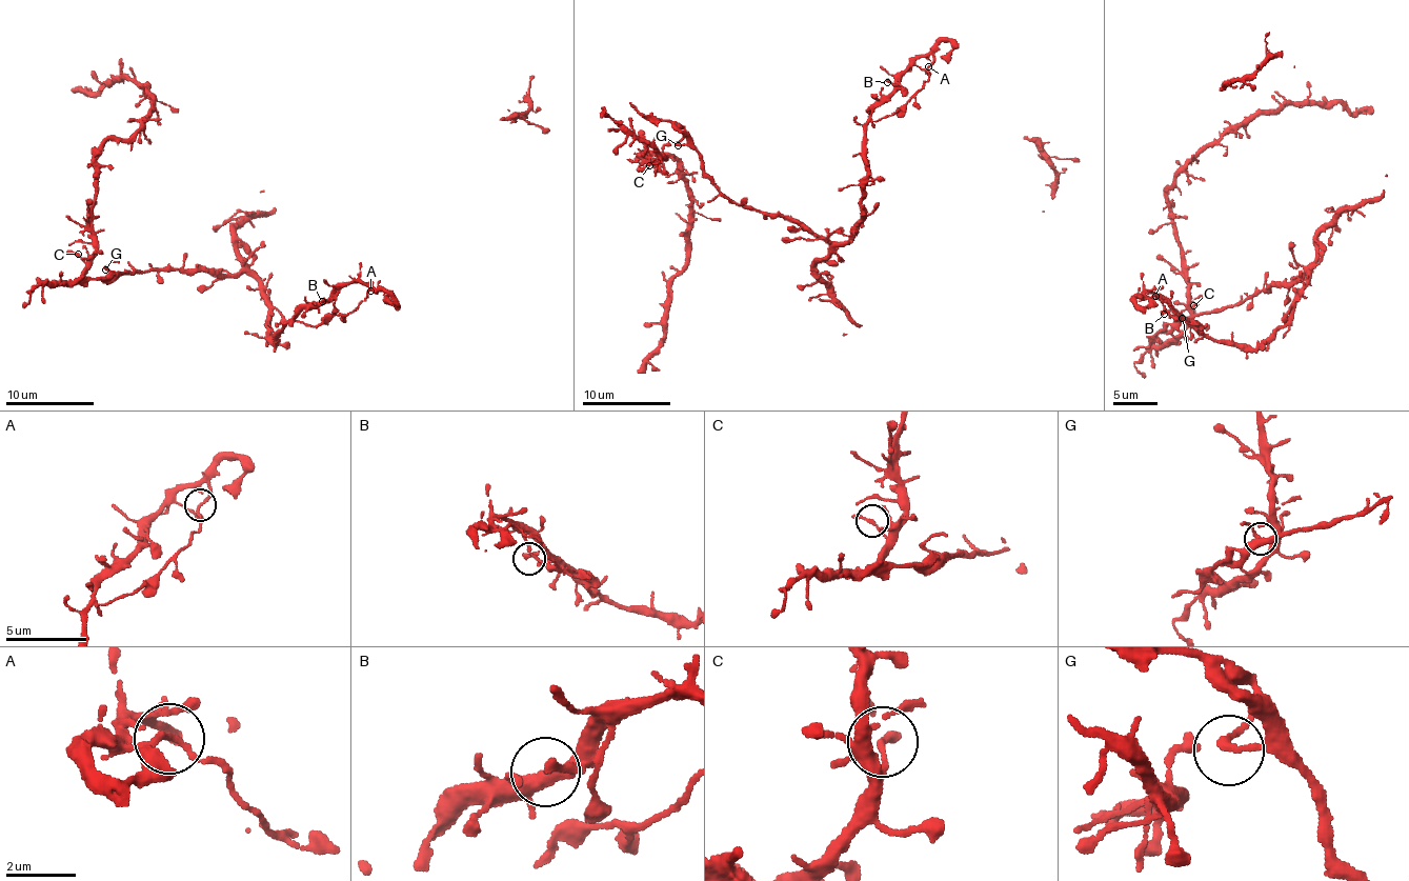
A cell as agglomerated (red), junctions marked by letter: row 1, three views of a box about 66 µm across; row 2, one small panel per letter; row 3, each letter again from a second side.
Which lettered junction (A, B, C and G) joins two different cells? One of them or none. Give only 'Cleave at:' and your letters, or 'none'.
Cleave at: A

